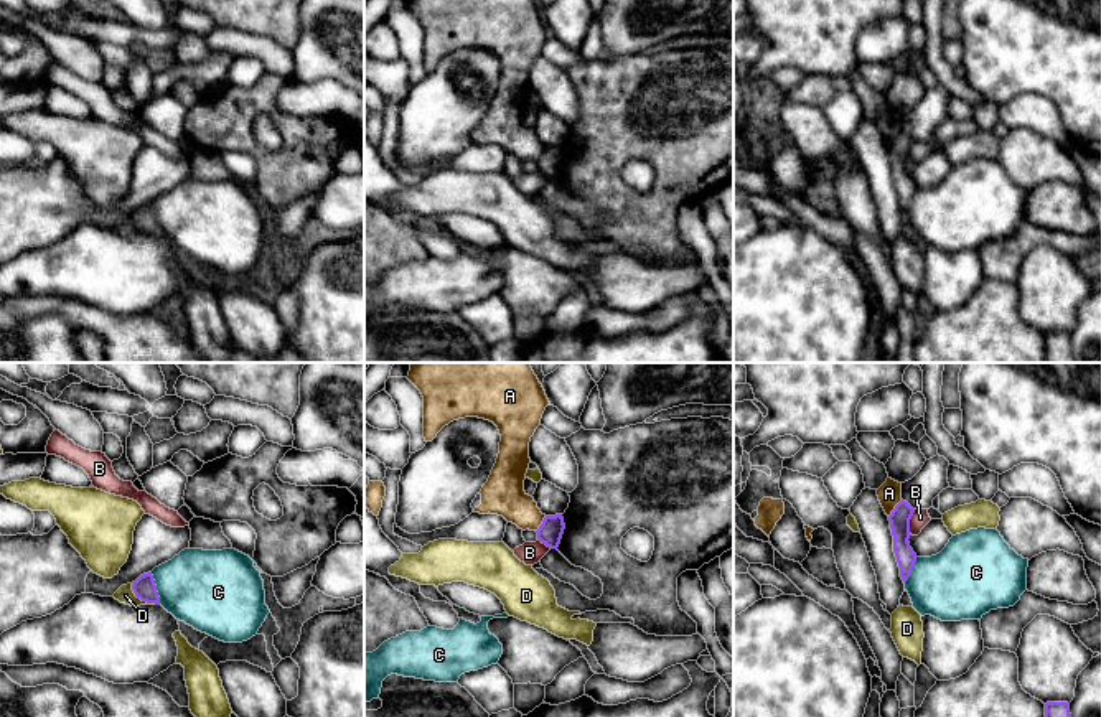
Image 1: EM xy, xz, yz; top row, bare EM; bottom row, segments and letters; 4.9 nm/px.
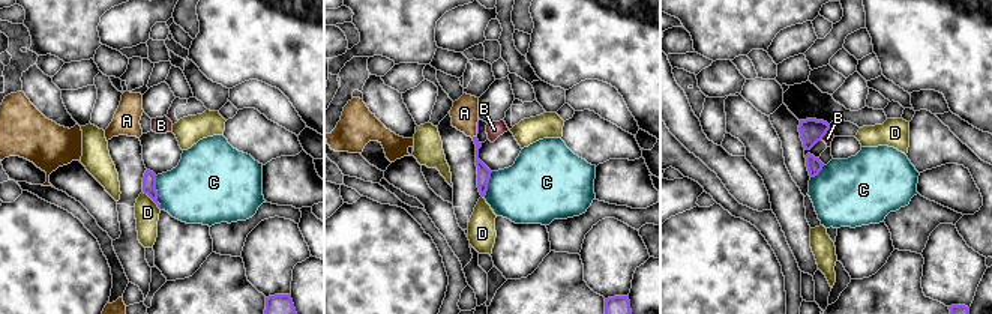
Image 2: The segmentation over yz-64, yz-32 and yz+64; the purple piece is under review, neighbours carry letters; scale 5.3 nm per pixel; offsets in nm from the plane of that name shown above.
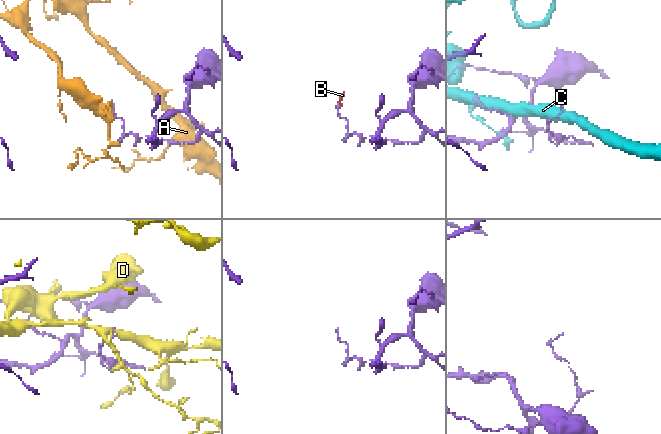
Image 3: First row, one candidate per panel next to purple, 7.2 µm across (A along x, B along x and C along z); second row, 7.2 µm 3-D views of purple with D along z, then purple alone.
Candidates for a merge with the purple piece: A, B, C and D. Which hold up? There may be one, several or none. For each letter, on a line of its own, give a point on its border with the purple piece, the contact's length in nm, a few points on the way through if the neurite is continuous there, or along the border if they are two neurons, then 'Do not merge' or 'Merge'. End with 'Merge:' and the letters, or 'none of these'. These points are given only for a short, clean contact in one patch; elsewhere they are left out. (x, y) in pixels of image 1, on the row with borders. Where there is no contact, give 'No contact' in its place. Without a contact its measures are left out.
A: Touches purple at yz (895, 508). Shared border 110 nm. Do not merge
B: Touches purple at yz (908, 523). Shared border 130 nm. Boundary: yz (915, 510), (910, 520), (910, 534). Do not merge
C: Touches purple at xy (155, 589). Shared border 170 nm. Do not merge
D: Touches purple at xy (140, 599). Shared border 160 nm. Do not merge
Merge: none of these

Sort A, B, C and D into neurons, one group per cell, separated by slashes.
A / B / C / D

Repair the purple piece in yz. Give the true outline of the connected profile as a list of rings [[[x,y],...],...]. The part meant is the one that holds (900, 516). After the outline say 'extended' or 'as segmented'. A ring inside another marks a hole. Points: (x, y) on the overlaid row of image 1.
[[[900,501],[892,514],[888,516],[890,521],[890,529],[893,536],[893,552],[900,567],[900,577],[903,582],[908,580],[915,562],[916,562],[916,554],[910,547],[910,519],[913,516],[915,509],[907,503]]]; as segmented

